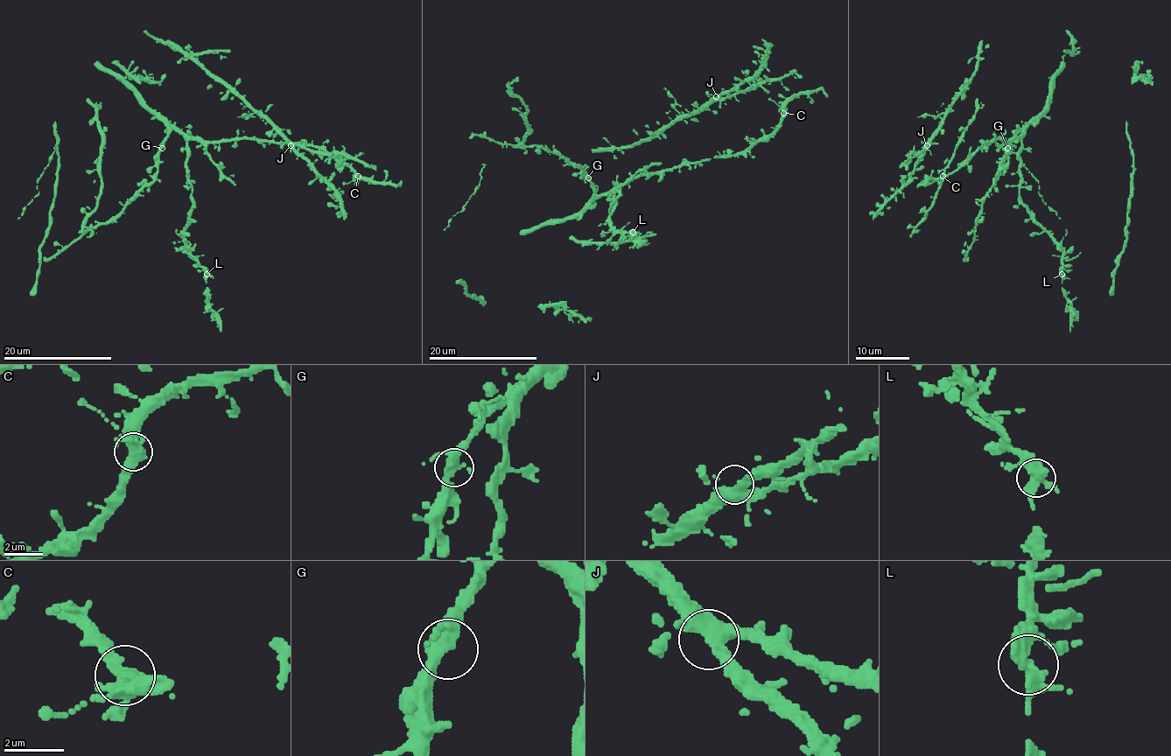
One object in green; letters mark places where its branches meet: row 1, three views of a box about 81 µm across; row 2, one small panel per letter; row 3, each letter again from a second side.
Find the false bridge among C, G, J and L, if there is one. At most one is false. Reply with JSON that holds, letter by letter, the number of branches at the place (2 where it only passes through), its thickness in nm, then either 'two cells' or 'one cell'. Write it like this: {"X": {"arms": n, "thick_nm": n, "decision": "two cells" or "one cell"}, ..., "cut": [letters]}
{"C": {"arms": 4, "thick_nm": 400, "decision": "one cell"}, "G": {"arms": 4, "thick_nm": 380, "decision": "one cell"}, "J": {"arms": 4, "thick_nm": 380, "decision": "one cell"}, "L": {"arms": 4, "thick_nm": 420, "decision": "one cell"}, "cut": []}

